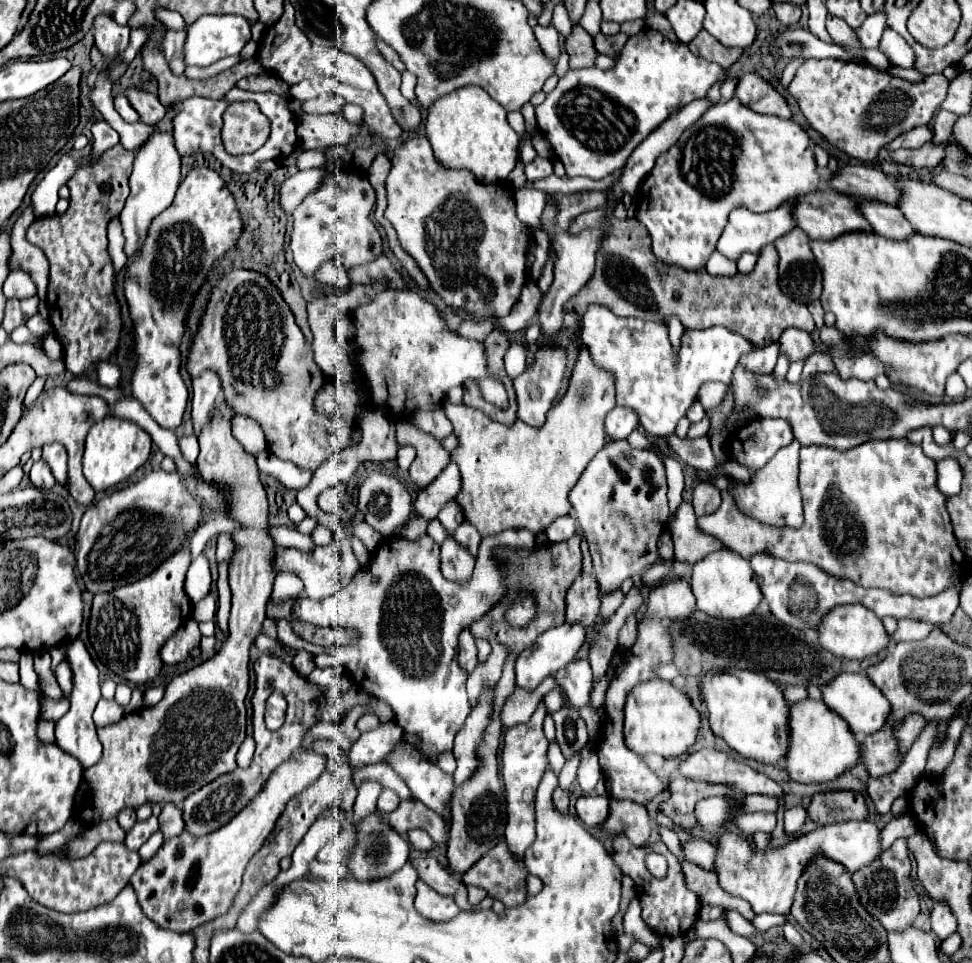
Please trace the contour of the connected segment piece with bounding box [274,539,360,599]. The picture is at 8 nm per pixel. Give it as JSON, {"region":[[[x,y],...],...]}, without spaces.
{"region":[[[348,539],[344,541],[332,541],[326,547],[316,547],[312,553],[300,553],[296,549],[278,549],[274,565],[278,571],[294,571],[300,575],[300,579],[304,581],[304,595],[310,599],[326,599],[330,595],[334,595],[336,591],[340,591],[344,585],[350,583],[350,569],[352,575],[356,575],[356,571],[360,571],[360,563],[356,563],[356,559],[352,557],[352,545]]]}

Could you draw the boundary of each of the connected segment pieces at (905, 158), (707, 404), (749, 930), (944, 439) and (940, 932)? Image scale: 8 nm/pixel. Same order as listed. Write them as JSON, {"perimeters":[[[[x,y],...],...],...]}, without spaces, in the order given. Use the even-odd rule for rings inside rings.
{"perimeters":[[[[926,143],[920,149],[896,149],[896,151],[890,151],[890,157],[896,163],[922,167],[922,169],[936,167],[944,159],[942,155],[944,155],[944,149],[940,145],[934,145],[934,143]]],[[[706,383],[706,387],[704,387],[704,409],[706,409],[706,411],[712,411],[714,407],[718,407],[718,405],[724,401],[724,392],[725,391],[718,391],[718,385]]],[[[728,911],[728,913],[726,913],[726,923],[728,923],[728,927],[730,927],[736,935],[742,935],[742,937],[748,937],[748,939],[762,935],[760,931],[756,931],[756,927],[750,925],[748,919],[744,919],[744,917],[742,917],[740,913],[736,913],[736,911]]],[[[942,426],[932,428],[933,438],[940,446],[949,445],[953,440],[952,434]]],[[[934,903],[930,921],[932,921],[932,931],[936,933],[936,937],[938,937],[940,941],[944,941],[946,937],[950,937],[950,935],[956,931],[956,919],[954,919],[952,913],[944,907],[944,903]]]]}

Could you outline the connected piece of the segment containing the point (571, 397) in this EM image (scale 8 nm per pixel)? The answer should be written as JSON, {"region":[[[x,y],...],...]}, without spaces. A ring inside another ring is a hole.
{"region":[[[582,345],[580,357],[574,365],[570,385],[566,395],[548,411],[546,423],[542,427],[526,427],[522,421],[514,421],[510,427],[488,419],[482,411],[476,411],[466,405],[444,403],[444,413],[450,419],[454,433],[460,439],[456,451],[450,453],[451,461],[460,467],[462,489],[458,491],[458,503],[464,511],[464,519],[470,521],[484,537],[494,535],[504,529],[530,529],[534,533],[544,531],[556,517],[572,513],[568,493],[574,487],[576,479],[582,475],[584,467],[592,457],[604,447],[604,417],[616,405],[614,401],[614,379],[608,371],[596,367],[588,357],[586,347]]]}

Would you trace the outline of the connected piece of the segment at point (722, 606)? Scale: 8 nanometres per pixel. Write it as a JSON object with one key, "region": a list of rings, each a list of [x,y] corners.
{"region":[[[718,549],[696,561],[692,567],[692,591],[696,597],[696,609],[720,619],[742,619],[748,617],[762,599],[760,585],[754,577],[750,561],[736,555],[732,549]]]}

